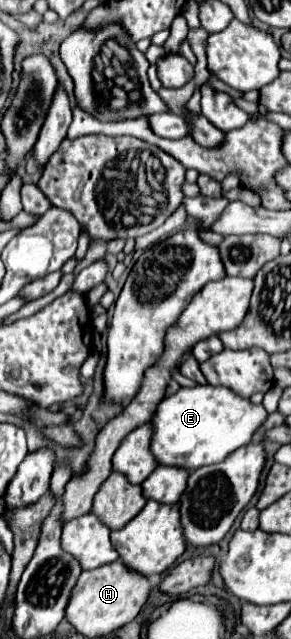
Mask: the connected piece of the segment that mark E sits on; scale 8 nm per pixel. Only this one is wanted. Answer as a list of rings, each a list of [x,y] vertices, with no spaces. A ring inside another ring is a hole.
[[[193,386],[179,388],[175,396],[161,400],[153,416],[153,442],[151,450],[163,466],[201,468],[225,460],[231,452],[251,444],[253,434],[265,422],[267,410],[263,404],[253,404],[249,398],[225,386]]]

